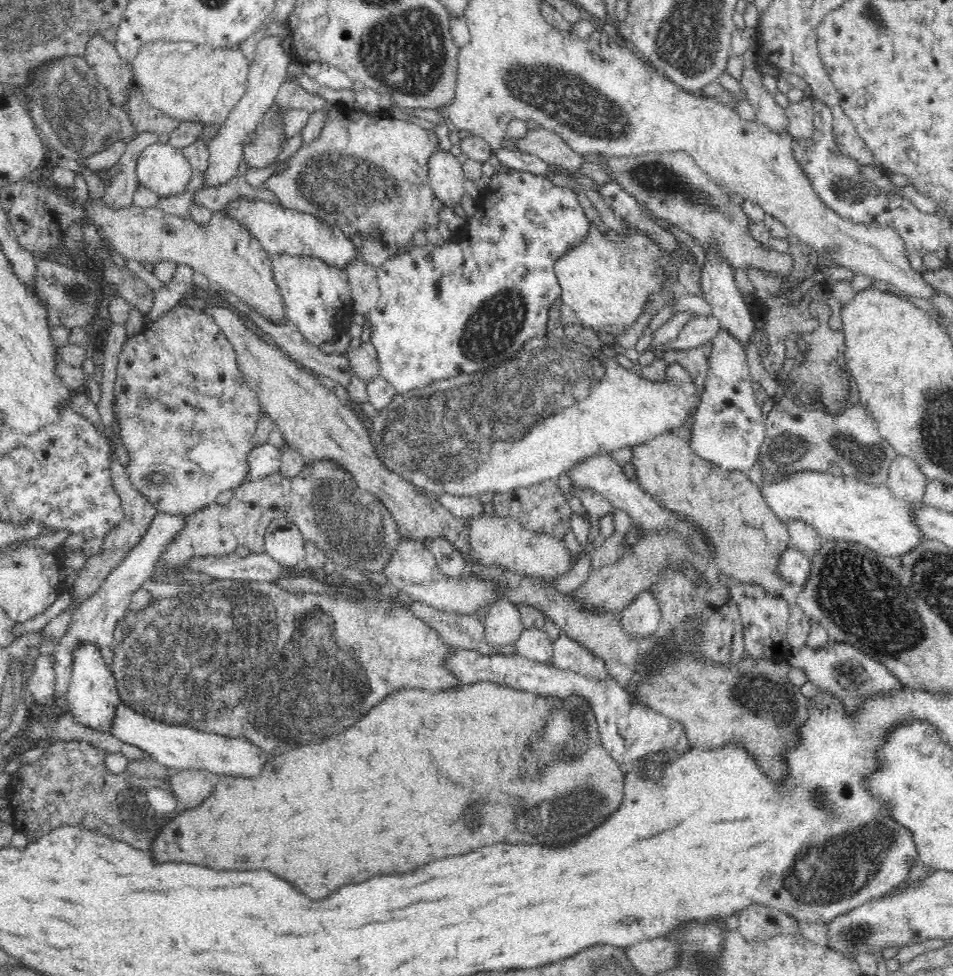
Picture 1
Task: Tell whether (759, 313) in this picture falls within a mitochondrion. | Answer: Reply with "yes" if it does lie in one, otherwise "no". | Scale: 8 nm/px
no

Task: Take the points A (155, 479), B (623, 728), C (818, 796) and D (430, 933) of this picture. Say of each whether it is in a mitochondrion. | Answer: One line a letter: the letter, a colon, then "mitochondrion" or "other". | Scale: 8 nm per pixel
A: mitochondrion
B: other
C: other
D: other

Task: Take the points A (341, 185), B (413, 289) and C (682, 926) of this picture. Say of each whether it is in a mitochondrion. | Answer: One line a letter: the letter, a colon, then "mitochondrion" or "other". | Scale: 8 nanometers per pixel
A: mitochondrion
B: other
C: other

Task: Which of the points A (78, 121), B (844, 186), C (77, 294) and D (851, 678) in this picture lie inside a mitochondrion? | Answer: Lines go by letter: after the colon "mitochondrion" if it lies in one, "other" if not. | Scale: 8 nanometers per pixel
A: mitochondrion
B: mitochondrion
C: mitochondrion
D: mitochondrion

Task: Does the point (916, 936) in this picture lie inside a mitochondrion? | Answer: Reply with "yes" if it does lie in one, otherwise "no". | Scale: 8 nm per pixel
no

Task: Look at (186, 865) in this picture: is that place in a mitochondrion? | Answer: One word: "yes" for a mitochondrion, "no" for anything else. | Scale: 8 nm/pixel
no

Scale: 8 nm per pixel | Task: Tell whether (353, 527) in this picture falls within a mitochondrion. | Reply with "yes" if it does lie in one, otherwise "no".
yes

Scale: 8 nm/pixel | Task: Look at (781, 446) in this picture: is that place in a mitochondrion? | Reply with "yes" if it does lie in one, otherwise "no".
yes

